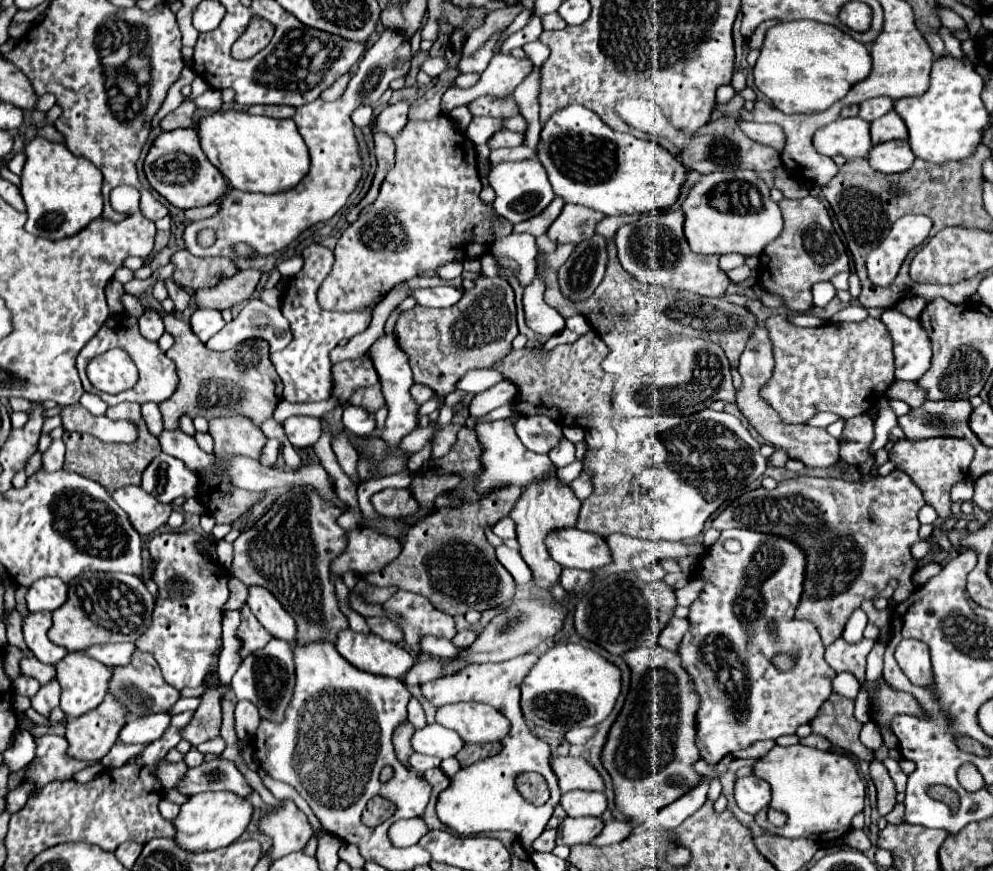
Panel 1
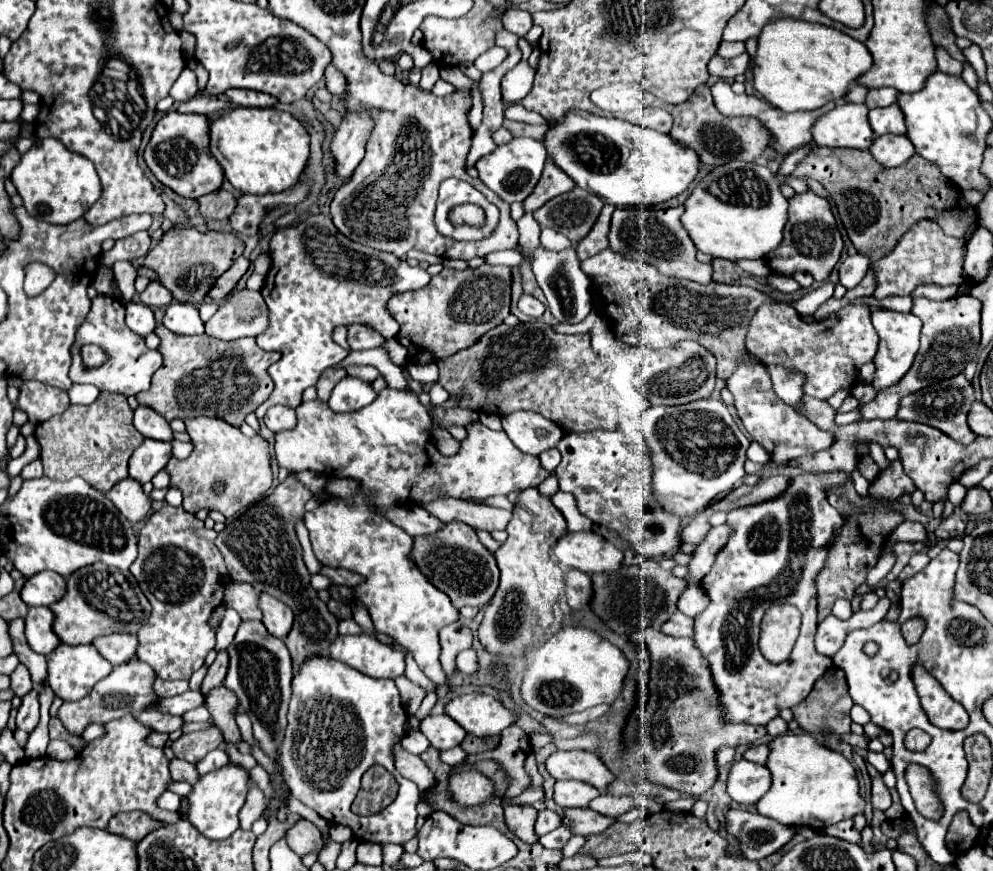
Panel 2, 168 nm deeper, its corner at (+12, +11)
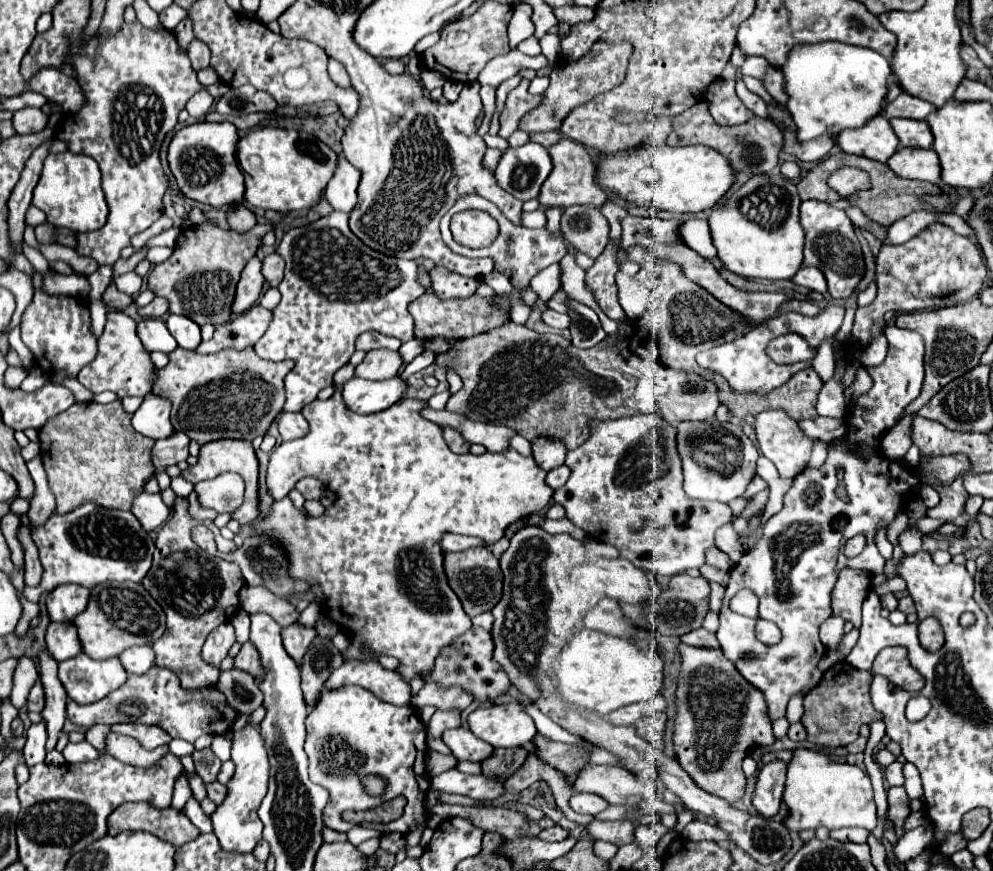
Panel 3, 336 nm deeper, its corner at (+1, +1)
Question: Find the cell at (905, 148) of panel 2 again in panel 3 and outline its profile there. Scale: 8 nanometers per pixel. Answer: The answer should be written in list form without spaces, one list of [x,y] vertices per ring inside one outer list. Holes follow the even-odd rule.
[[[900,148],[886,162],[894,174],[910,180],[928,180],[940,184],[940,164],[932,148]]]

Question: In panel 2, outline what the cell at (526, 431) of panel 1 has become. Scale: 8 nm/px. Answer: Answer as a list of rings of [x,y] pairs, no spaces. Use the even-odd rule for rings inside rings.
[[[515,412],[513,416],[505,416],[503,430],[521,452],[531,456],[555,448],[557,440],[563,438],[561,428],[537,412]]]

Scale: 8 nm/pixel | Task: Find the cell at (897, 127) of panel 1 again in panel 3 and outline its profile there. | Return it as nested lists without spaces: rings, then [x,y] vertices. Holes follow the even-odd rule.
[[[892,118],[890,120],[892,130],[896,132],[901,147],[930,148],[932,146],[932,134],[926,122],[922,120],[904,120],[904,118]]]

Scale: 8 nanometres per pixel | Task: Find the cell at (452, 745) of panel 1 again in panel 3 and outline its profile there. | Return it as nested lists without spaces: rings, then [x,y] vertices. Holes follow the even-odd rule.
[[[452,728],[442,734],[444,744],[450,748],[450,752],[458,760],[470,760],[470,762],[482,762],[492,754],[492,746],[480,738],[476,738],[468,728]]]

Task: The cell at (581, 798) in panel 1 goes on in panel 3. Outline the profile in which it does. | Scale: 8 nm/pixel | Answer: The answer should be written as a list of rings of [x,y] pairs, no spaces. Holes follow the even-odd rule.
[[[574,792],[572,798],[570,798],[570,806],[578,814],[596,816],[598,812],[602,812],[608,806],[608,802],[604,798],[600,798],[600,796],[596,796],[596,794],[586,794],[586,792],[578,794],[578,792]]]

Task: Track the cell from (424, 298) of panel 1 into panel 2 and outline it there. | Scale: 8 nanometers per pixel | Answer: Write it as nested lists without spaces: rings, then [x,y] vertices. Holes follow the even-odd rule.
[[[329,214],[307,216],[277,230],[269,242],[269,256],[271,270],[261,290],[269,308],[269,326],[255,342],[263,350],[281,352],[281,360],[269,368],[275,390],[255,410],[259,420],[275,404],[297,408],[303,390],[315,386],[325,368],[348,355],[331,338],[337,326],[371,324],[387,340],[395,338],[399,324],[387,310],[389,298],[399,292],[423,288],[431,278],[423,268],[411,266],[389,252],[349,240],[335,228]]]

